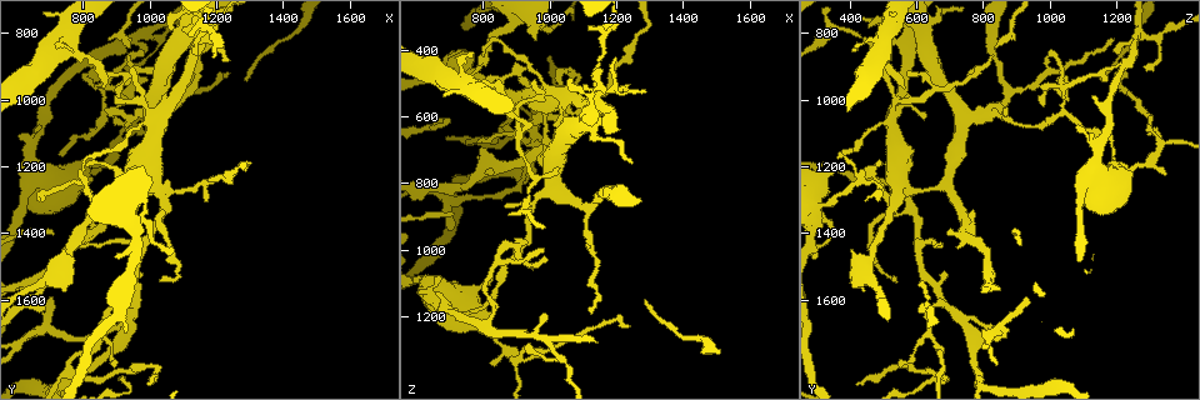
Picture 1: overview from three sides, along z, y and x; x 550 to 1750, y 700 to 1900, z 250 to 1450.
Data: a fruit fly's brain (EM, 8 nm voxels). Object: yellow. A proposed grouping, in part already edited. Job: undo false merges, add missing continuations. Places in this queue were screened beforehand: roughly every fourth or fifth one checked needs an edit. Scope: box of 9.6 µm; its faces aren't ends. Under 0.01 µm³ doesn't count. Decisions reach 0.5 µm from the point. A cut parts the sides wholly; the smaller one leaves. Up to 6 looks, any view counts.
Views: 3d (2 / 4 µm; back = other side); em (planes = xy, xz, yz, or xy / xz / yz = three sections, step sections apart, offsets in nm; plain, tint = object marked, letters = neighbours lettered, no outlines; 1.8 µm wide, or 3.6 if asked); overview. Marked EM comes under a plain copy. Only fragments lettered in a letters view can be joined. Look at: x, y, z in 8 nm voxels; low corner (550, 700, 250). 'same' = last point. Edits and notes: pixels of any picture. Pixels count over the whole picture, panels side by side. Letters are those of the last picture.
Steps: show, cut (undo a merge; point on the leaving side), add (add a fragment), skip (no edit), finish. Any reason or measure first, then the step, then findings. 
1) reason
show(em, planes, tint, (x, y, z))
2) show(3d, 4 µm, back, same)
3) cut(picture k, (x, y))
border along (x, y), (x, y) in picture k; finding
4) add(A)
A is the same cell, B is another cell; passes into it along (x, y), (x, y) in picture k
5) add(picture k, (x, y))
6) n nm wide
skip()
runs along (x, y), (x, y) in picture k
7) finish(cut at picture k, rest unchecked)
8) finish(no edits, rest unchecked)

sharp bend
show(3d, 2 µm, (840, 960, 1040))

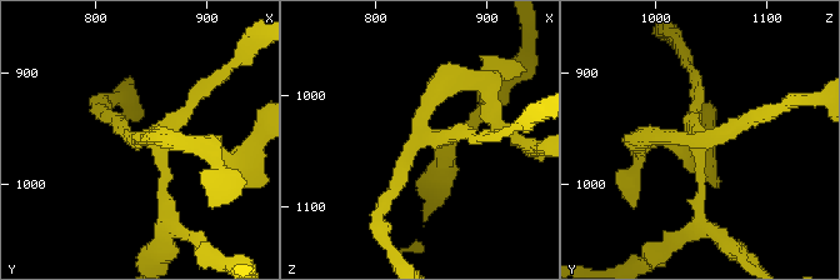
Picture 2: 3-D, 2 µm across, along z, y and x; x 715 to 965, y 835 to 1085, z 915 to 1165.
show(em, 3.6 µm, planes, letters, (842, 962, 1038))

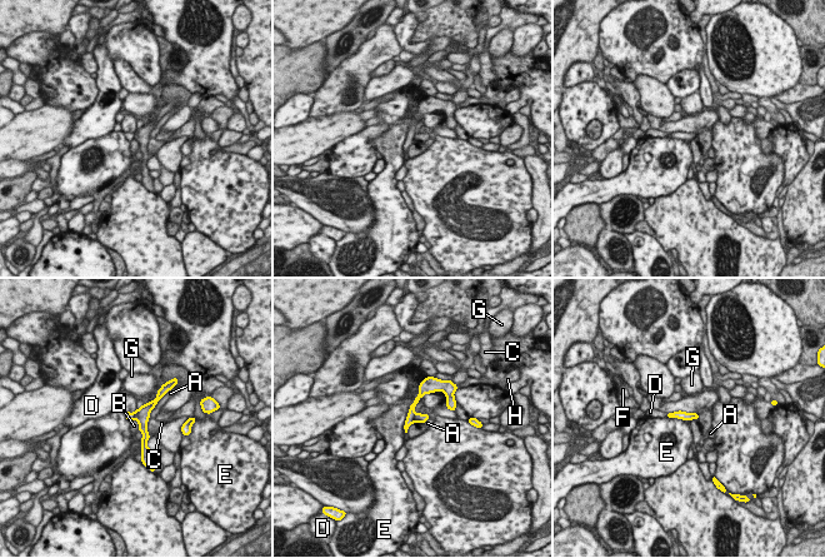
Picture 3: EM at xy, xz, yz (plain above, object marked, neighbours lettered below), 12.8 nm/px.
100 nm wide
cut(picture 3, (129, 415))
A, B, C, D, E, F, G and H are other cells; border along (133, 413), (134, 418) in picture 3; a second neuron is stuck on

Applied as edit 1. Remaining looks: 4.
sharp bend
show(3d, 2 µm, (960, 920, 770))

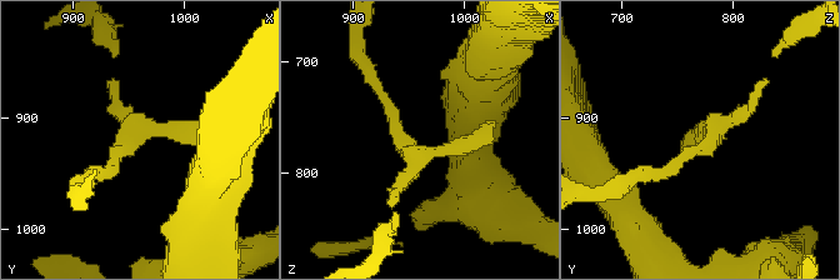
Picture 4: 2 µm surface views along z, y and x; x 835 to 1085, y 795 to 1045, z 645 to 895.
show(em, planes, tint, (954, 920, 782))

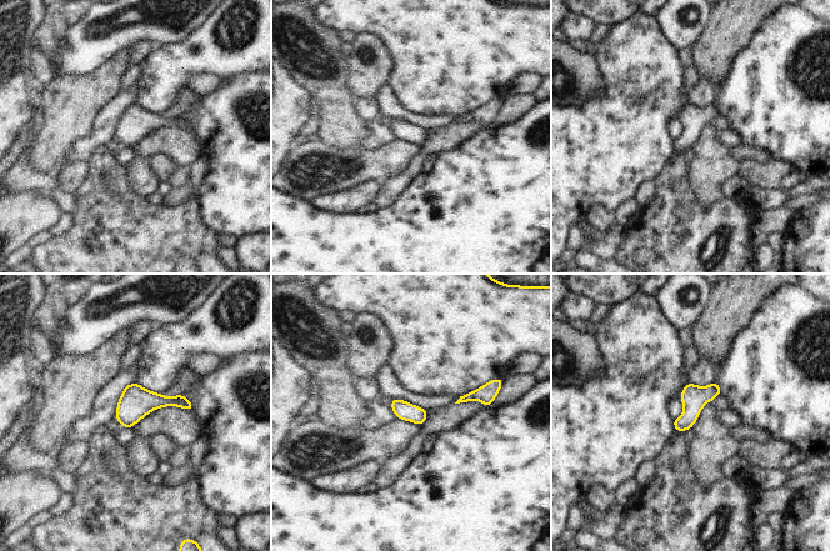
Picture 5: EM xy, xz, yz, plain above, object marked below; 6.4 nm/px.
show(em, planes, letters, same)

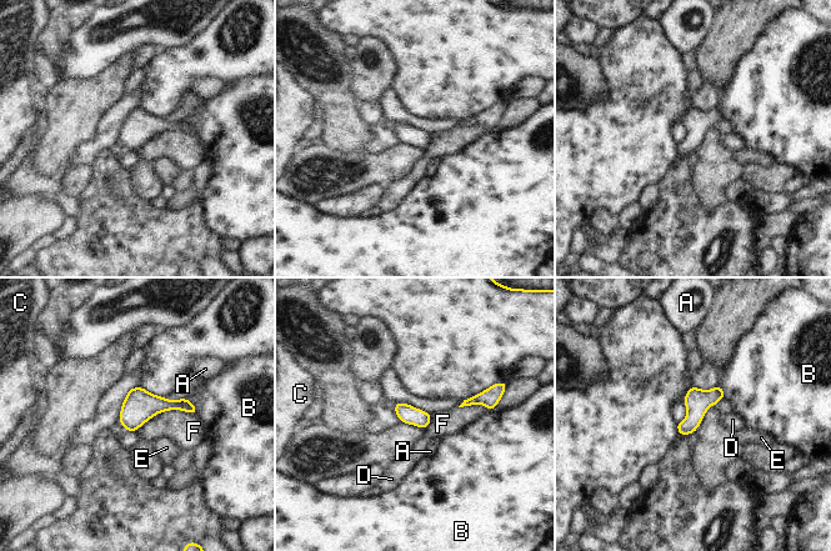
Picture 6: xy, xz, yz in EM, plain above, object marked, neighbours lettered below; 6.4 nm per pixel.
skip()
A, B, C, D, E and F are other cells; border along (196, 414), (164, 410), (143, 424) in picture 6; one neuron here

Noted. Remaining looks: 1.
branch point
show(em, planes, letters, (940, 1620, 670))

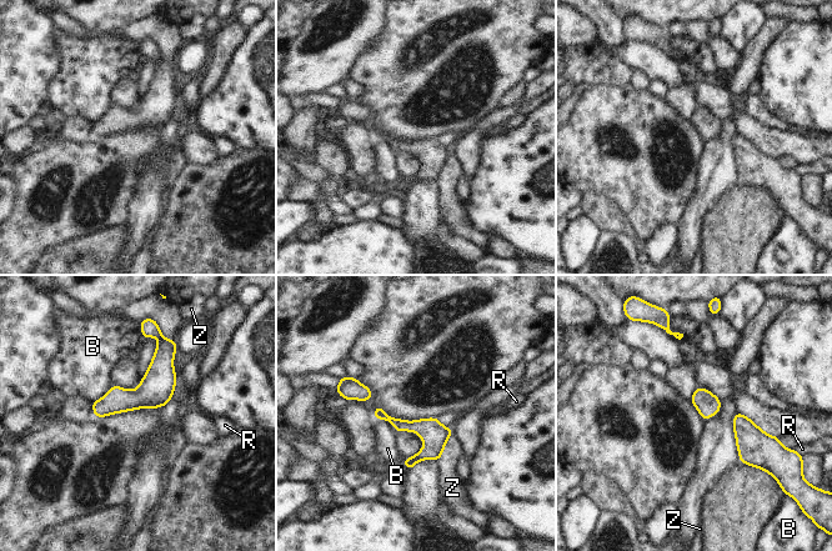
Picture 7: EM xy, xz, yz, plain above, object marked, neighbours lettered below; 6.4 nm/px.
skip()
B, R and Z are other cells; runs along (163, 345), (161, 372), (98, 414) in picture 7; continuous, no second neuron

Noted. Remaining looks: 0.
finish(cut at picture 3, rest unchecked)

